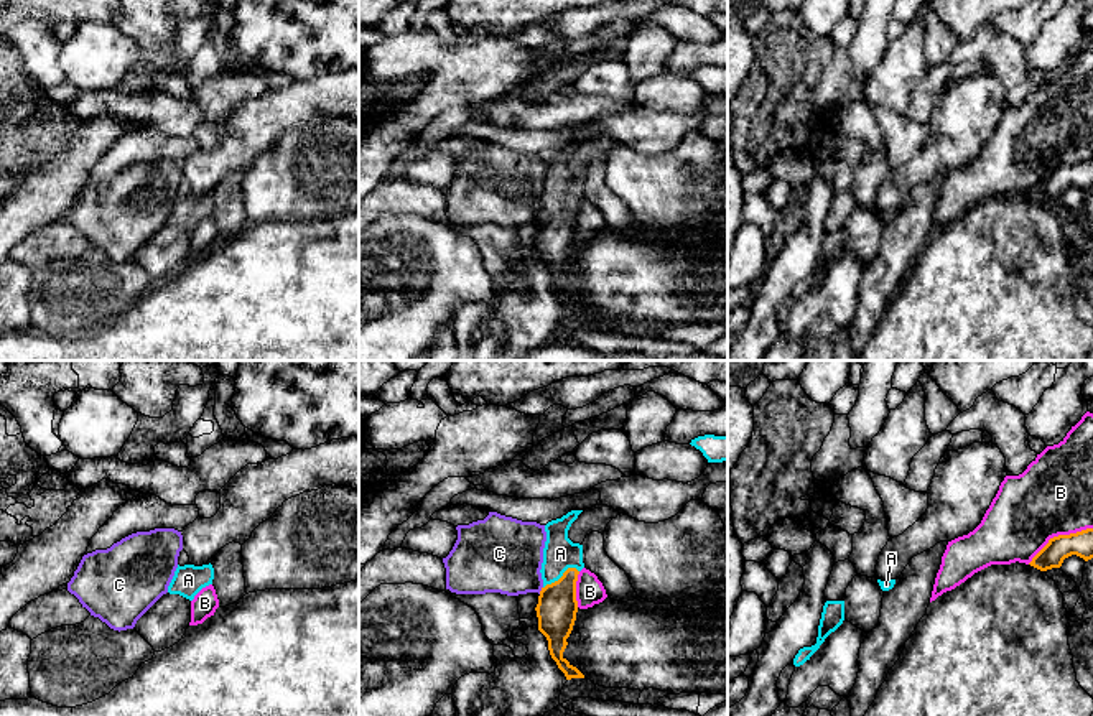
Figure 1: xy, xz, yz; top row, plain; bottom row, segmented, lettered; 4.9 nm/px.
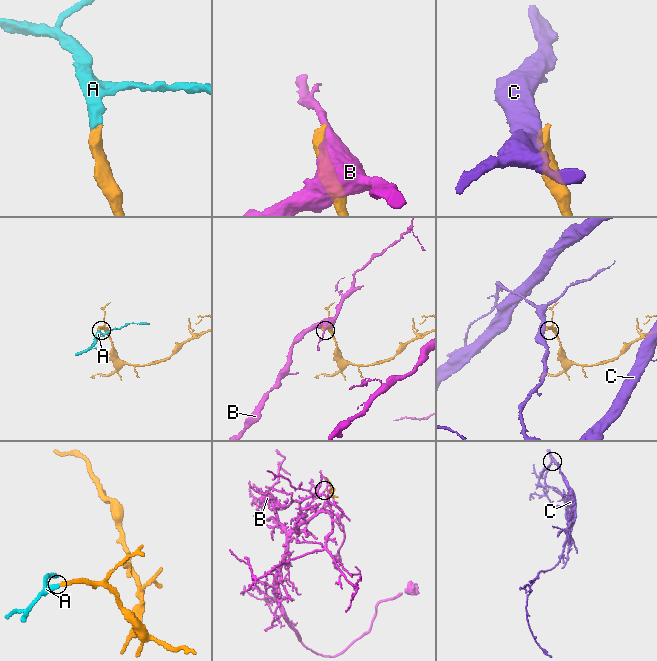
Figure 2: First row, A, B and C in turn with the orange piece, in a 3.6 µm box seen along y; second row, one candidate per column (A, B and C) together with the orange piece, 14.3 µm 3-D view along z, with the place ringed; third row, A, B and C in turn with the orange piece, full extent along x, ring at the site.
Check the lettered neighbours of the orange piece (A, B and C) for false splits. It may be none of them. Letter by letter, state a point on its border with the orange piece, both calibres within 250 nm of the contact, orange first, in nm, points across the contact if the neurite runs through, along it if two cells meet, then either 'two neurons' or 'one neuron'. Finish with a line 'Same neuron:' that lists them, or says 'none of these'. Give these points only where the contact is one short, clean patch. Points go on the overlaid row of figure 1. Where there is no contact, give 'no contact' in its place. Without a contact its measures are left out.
A: meets orange in xz at (562, 576); 200 nm thick on the orange side, 160 nm on the other; runs through xz (557, 608), (562, 576), (560, 553); one neuron
B: meets orange in yz at (1059, 535); 120 nm thick on the orange side, 380 nm on the other; two neurons
C: meets orange in xz at (542, 590); 200 nm thick on the orange side, 380 nm on the other; border along xz (542, 586), (539, 593); two neurons
Same neuron: A

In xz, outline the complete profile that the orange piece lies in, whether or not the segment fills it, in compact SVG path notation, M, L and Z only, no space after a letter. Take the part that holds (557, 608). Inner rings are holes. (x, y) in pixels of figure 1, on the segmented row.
M571 510L561 518L551 520L545 525L546 542L543 548L542 579L543 588L535 607L538 617L538 630L548 640L548 650L566 680L584 678L584 675L573 667L563 652L568 645L576 612L576 581L583 563L583 545L573 543L568 538L571 523L583 510Z

